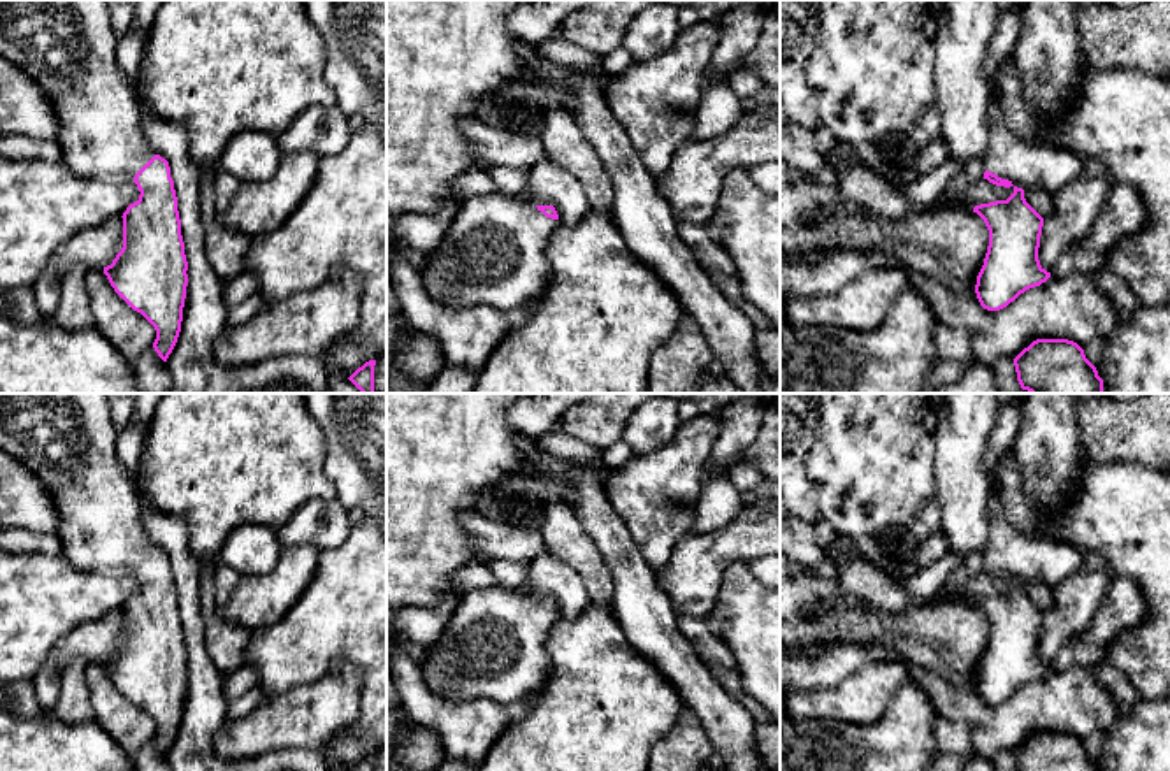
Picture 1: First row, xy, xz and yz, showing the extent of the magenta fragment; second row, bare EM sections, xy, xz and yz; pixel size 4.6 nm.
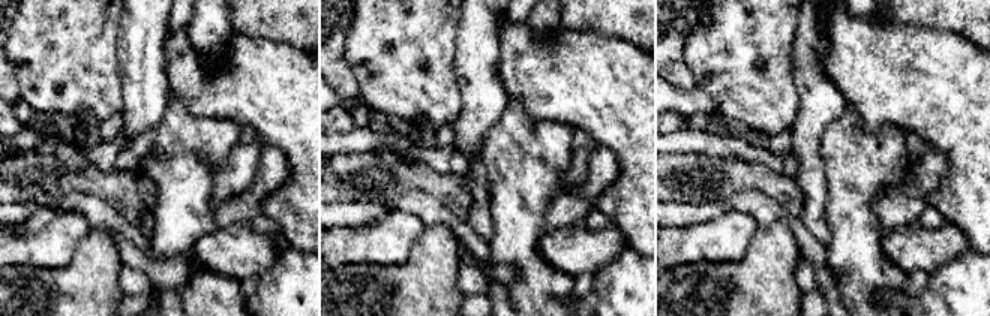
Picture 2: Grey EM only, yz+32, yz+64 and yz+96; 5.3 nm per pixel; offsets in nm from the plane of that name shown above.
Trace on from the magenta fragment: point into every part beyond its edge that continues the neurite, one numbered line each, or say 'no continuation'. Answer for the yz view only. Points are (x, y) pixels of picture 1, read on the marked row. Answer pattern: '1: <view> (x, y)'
1: yz (1044, 165)

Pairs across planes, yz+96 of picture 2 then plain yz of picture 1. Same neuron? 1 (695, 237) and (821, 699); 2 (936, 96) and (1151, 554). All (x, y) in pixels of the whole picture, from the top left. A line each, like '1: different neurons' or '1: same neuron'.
1: same neuron
2: same neuron

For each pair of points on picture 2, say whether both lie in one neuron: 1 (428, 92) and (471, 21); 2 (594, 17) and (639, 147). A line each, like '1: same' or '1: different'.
1: different
2: different

